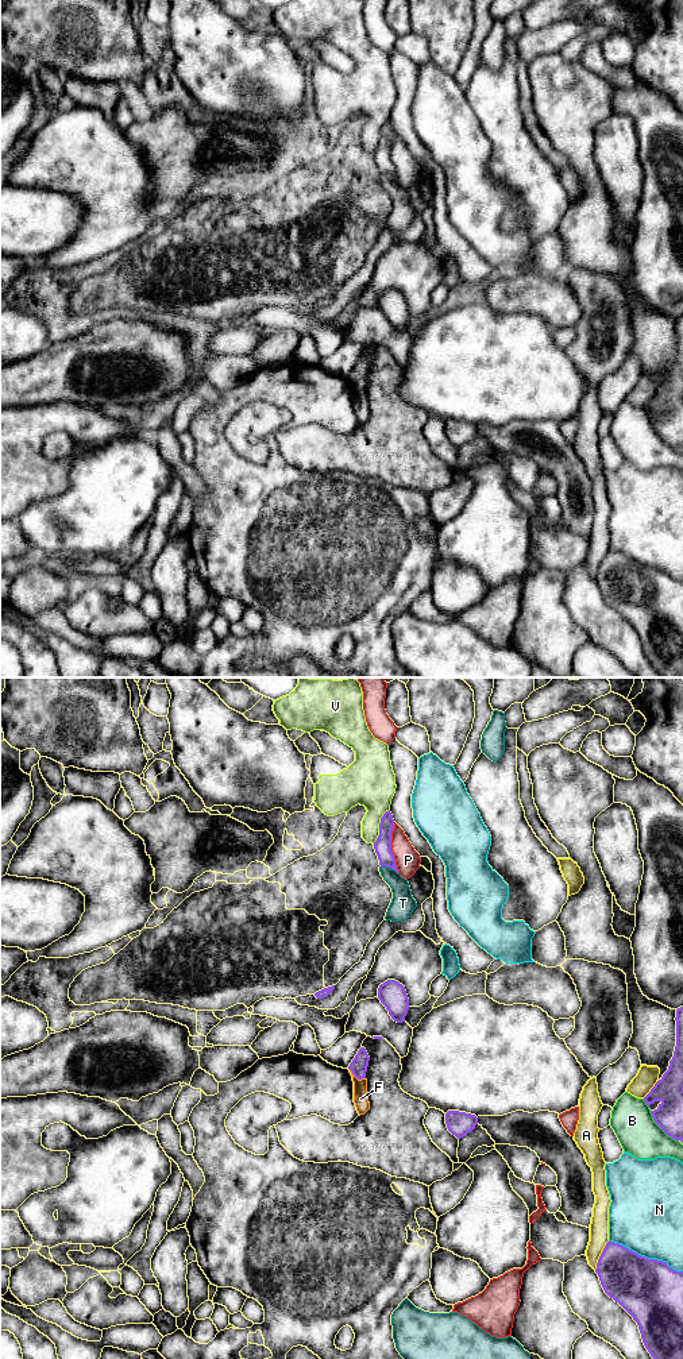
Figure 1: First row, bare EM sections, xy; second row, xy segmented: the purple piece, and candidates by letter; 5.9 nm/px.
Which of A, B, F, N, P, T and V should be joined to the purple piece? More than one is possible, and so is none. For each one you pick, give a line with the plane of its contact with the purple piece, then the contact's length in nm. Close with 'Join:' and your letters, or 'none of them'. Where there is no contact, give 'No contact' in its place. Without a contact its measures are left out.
F: Touches purple in xy. Shared border 120 nm
Join: F

